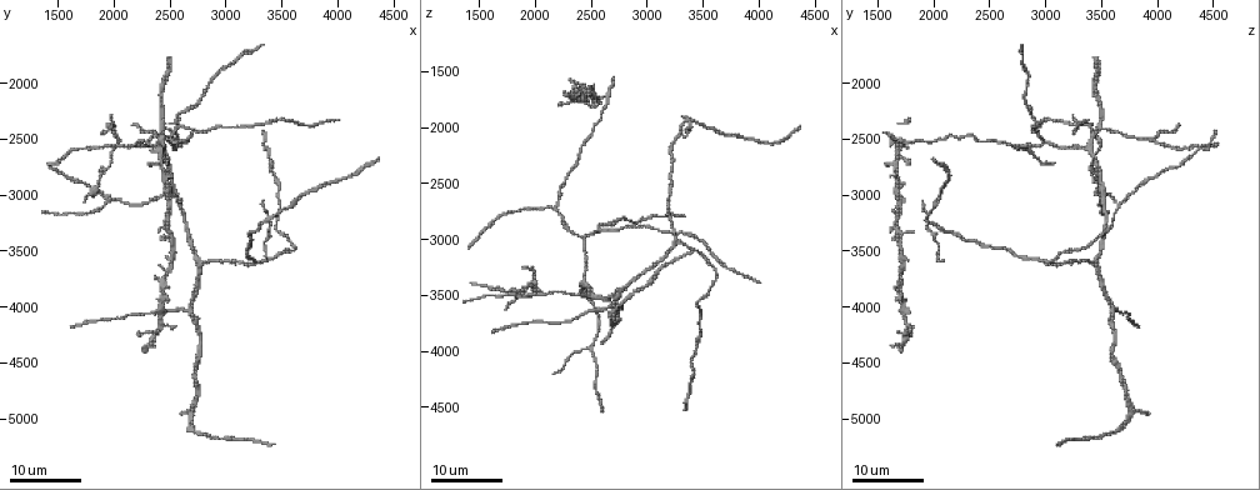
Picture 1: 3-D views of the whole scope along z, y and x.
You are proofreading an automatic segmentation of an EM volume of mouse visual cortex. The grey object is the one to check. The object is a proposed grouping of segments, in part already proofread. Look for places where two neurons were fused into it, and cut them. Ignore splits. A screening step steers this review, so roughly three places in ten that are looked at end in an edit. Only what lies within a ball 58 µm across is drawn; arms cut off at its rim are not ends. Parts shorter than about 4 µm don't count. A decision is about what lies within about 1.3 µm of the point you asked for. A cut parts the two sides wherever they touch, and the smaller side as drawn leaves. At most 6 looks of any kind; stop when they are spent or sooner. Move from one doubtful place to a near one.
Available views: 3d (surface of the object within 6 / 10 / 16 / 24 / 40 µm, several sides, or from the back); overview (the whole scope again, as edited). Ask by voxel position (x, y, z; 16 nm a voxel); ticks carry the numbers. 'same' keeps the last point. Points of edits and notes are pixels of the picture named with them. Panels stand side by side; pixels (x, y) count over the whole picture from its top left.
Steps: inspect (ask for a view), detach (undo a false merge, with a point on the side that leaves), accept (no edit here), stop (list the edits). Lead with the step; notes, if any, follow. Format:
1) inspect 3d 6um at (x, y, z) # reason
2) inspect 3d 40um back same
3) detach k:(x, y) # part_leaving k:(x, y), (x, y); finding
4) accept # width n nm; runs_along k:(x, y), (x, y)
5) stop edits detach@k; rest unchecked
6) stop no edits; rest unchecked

inspect 3d 16um at (3280, 3620, 2980)

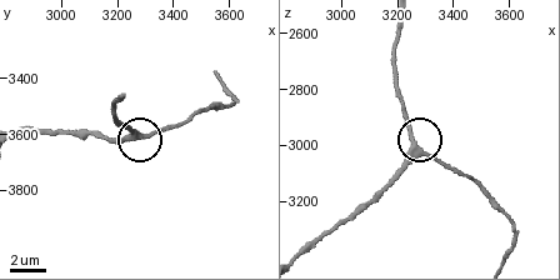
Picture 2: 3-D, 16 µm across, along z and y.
inspect 3d 6um at (3280, 3610, 3000)

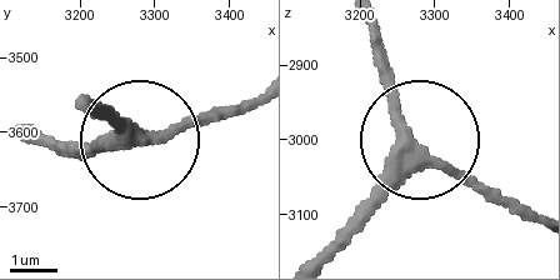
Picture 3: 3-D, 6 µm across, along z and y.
accept # runs_along 3:(30, 131), (150, 139), (230, 115); continuous, no second neuron

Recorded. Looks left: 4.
inspect 3d 24um at (3400, 3240, 1940) # four arms meet

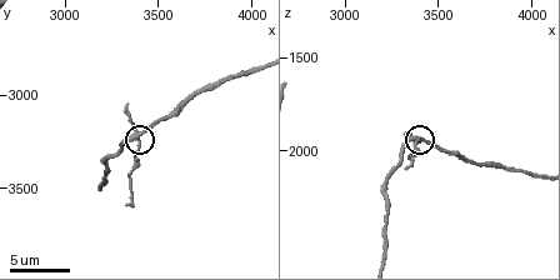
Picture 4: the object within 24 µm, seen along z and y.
inspect 3d 10um same

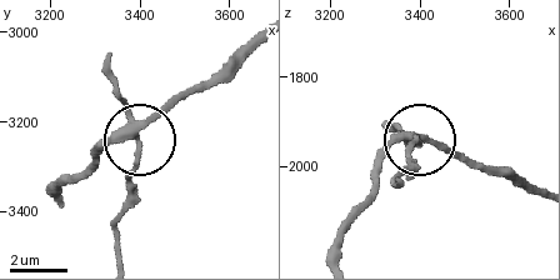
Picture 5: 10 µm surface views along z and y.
detach 5:(119, 93) # a second neuron is stuck on

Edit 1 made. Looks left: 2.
stop edits detach@5; rest unchecked

